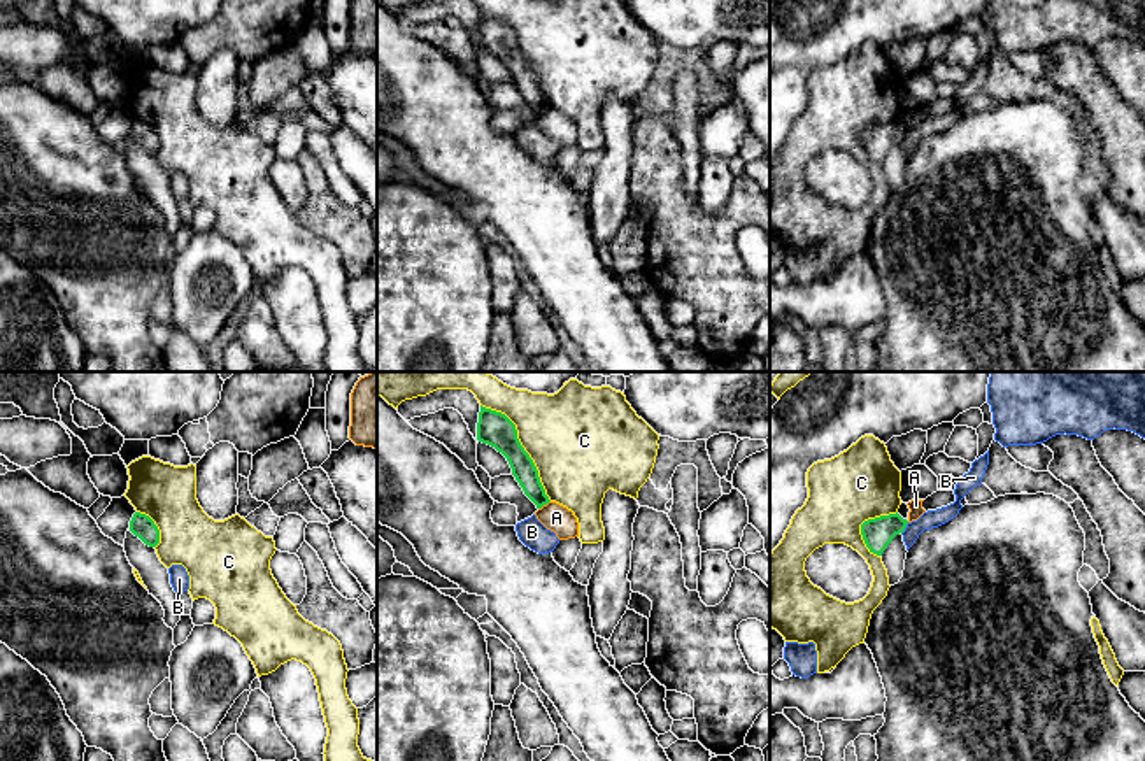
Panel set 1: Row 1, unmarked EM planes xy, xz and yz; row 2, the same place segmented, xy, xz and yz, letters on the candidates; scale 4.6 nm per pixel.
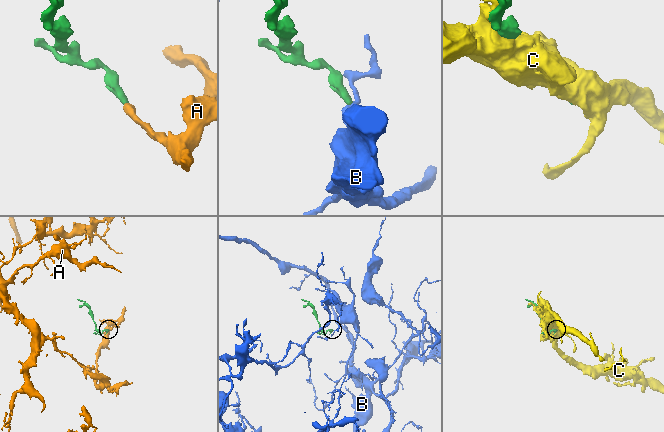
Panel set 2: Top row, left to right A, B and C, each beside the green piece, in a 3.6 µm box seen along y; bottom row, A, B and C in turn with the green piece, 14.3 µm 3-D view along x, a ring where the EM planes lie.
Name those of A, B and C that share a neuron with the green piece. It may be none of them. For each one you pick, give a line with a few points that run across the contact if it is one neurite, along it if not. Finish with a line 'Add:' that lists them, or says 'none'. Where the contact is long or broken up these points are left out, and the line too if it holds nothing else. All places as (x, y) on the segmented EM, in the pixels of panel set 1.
Add: none

